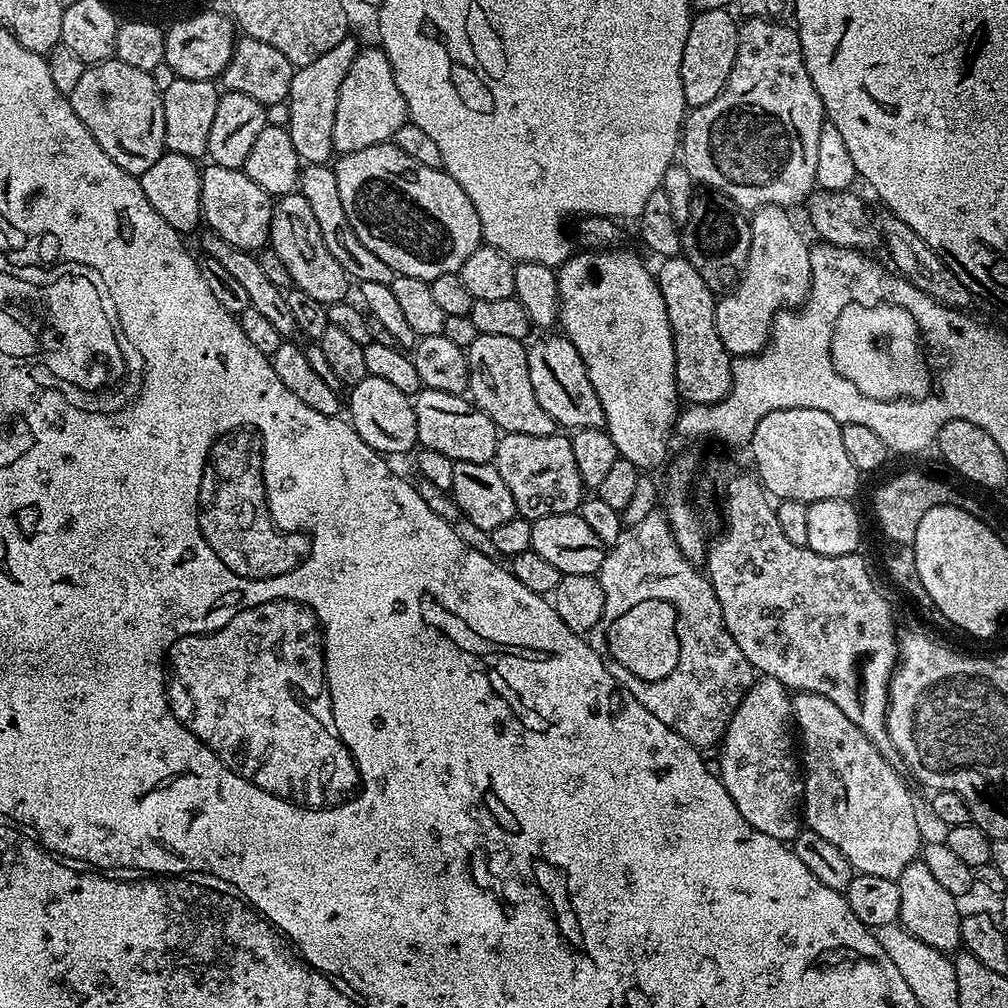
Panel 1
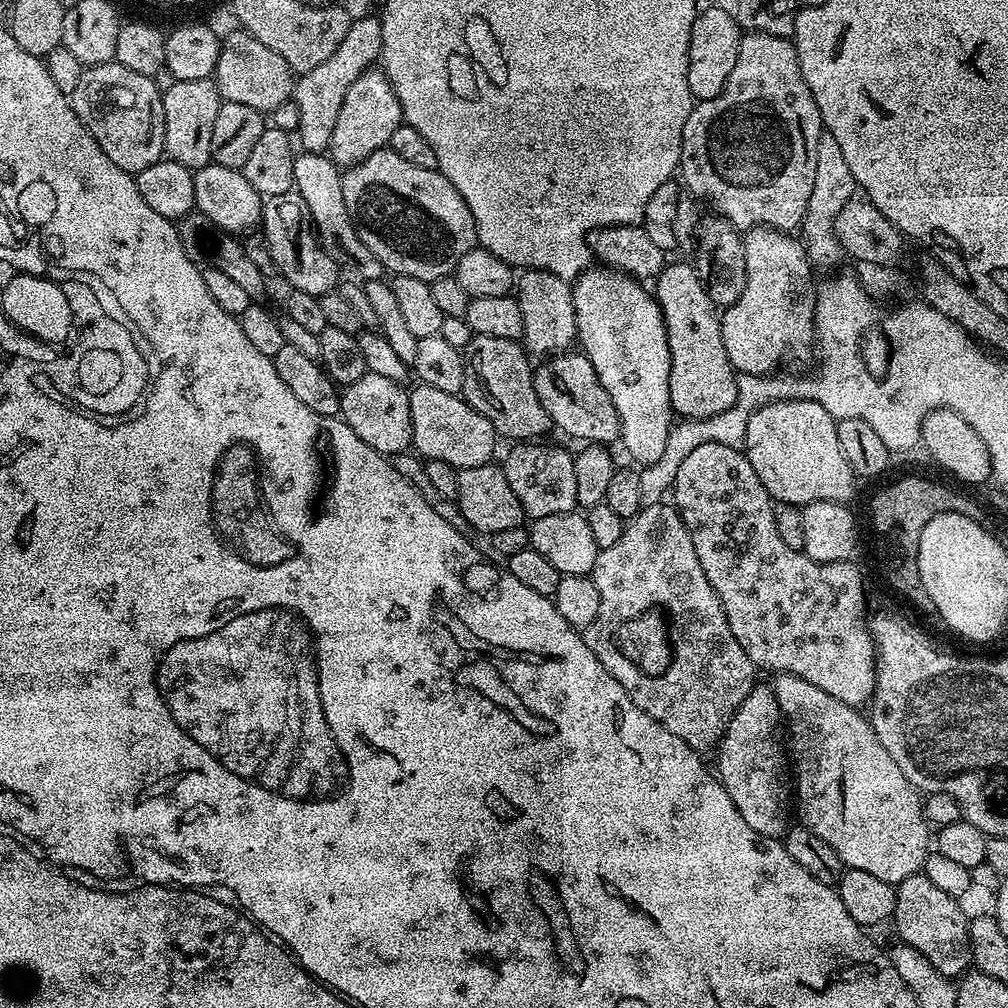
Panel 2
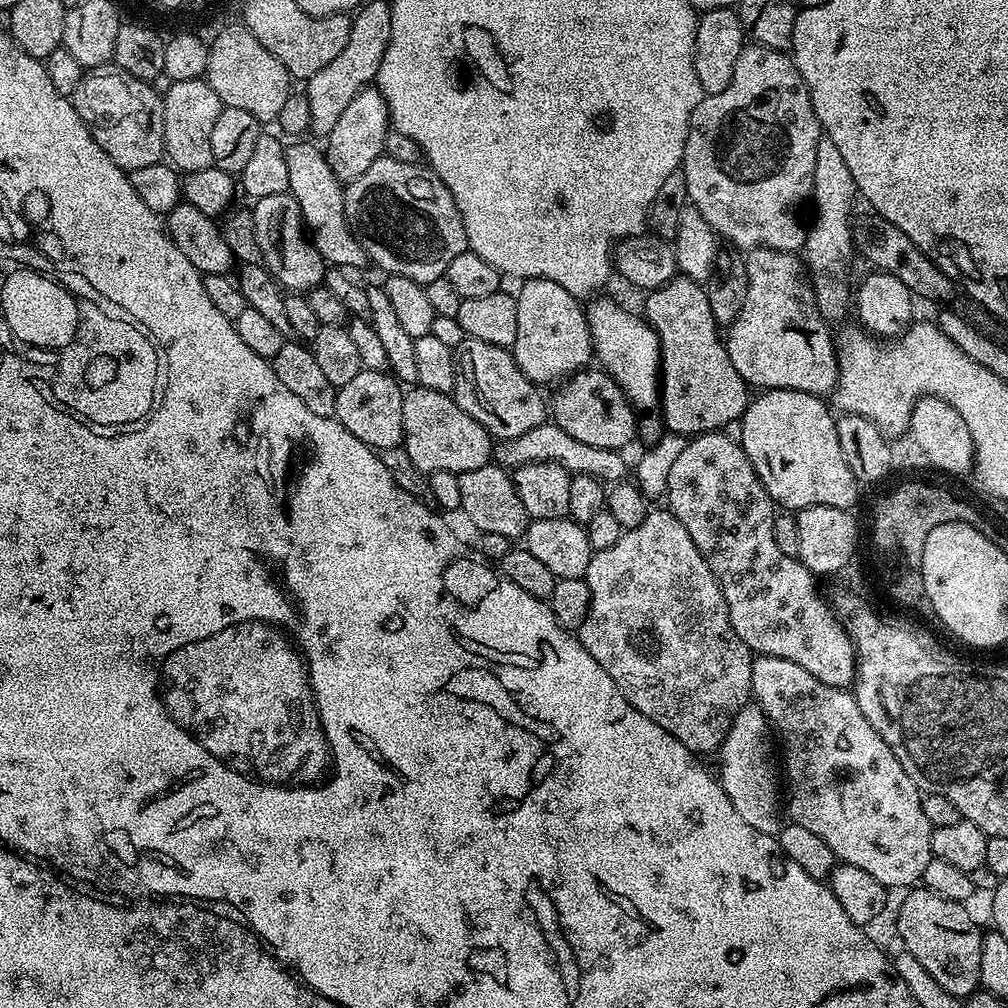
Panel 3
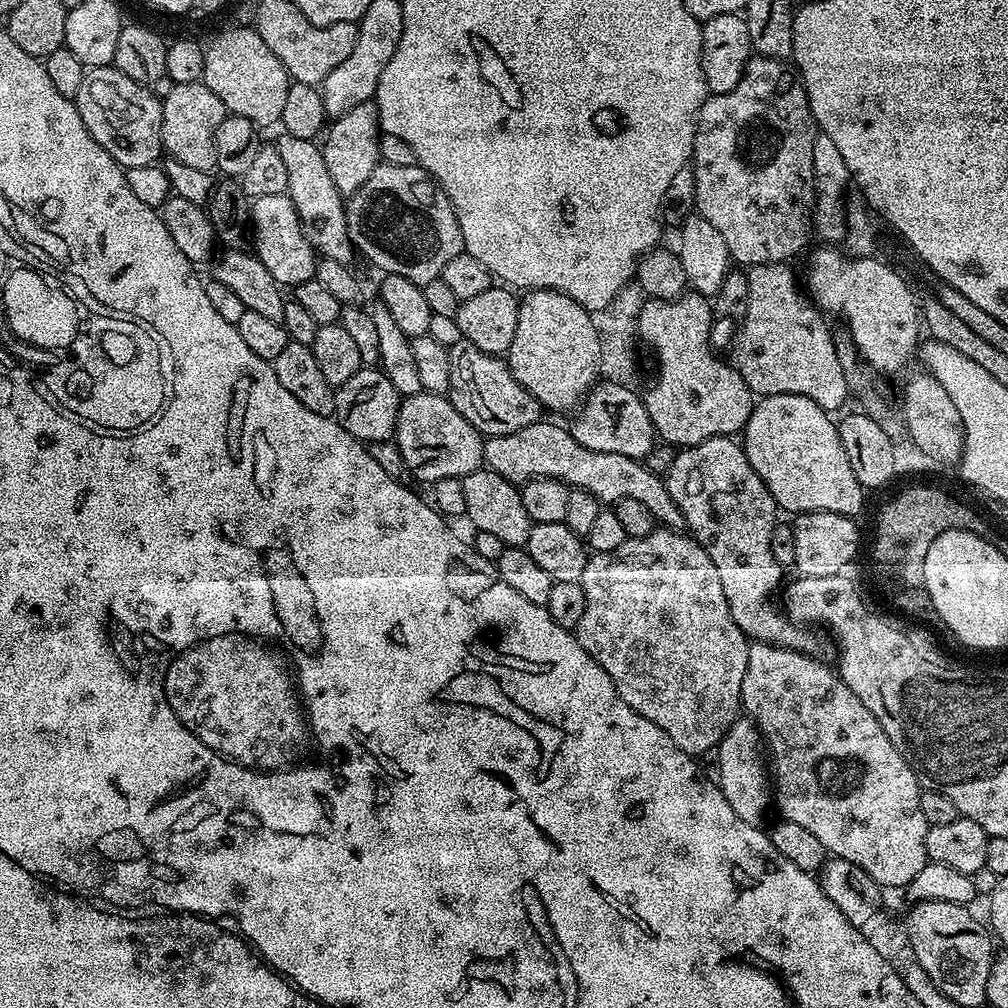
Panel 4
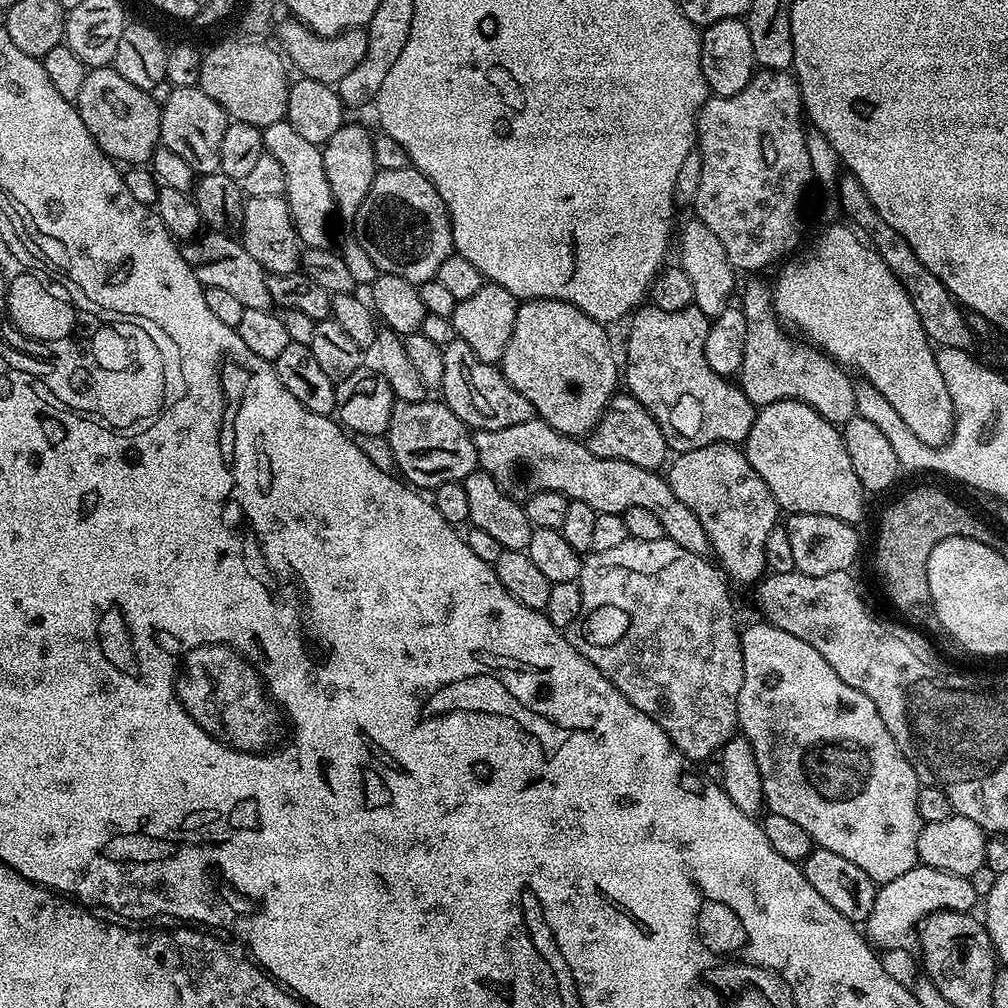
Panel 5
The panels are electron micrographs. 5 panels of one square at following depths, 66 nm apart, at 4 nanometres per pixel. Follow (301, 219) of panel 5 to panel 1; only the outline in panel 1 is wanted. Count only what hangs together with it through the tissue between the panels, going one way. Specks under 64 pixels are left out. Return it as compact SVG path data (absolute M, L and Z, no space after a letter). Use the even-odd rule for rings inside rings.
M328 164L307 165L300 173L298 191L304 195L307 204L310 205L310 211L313 212L314 219L318 222L318 230L322 234L322 242L326 246L326 250L330 250L330 254L334 254L338 266L342 266L342 270L349 278L360 284L366 282L392 283L394 275L392 268L386 266L386 262L382 262L382 258L378 258L378 254L370 254L370 250L366 250L366 246L362 246L358 234L354 234L354 230L346 218L346 210L342 210L342 197L338 195L338 178Z

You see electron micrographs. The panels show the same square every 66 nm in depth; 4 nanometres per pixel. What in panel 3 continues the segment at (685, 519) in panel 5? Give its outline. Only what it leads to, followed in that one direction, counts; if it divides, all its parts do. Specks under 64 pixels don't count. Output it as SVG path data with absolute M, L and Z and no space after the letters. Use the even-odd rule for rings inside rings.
M555 422L534 426L534 430L526 430L526 434L518 434L518 438L503 441L495 449L494 456L501 465L512 470L519 468L521 464L549 460L561 464L569 474L593 476L595 480L601 482L620 482L625 479L624 460L620 457L623 455L619 451L586 446L586 442L578 442L578 438L570 438L570 434L566 434L566 430L559 428Z

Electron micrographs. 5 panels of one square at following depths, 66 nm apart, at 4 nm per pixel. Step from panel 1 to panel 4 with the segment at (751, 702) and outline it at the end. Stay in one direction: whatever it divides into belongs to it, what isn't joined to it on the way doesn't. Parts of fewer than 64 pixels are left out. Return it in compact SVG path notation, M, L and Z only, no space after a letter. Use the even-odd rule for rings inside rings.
M737 718L730 726L728 733L720 739L720 777L718 783L726 802L742 818L742 822L750 822L757 826L763 825L768 816L768 808L773 807L774 792L770 787L770 772L766 767L766 752L762 747L760 730L755 720Z

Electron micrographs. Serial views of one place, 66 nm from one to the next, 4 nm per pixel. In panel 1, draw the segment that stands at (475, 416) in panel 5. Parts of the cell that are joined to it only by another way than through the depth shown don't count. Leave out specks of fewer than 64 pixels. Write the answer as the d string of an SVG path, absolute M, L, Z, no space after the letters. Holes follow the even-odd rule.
M478 334L466 349L468 353L467 395L477 408L493 420L501 433L557 435L558 425L538 402L534 386L530 386L528 349L525 341L499 334Z

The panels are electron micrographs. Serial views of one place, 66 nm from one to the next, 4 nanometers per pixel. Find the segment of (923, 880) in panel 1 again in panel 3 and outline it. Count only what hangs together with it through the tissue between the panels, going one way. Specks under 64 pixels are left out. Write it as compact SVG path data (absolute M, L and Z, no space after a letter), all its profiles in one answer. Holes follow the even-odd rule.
M923 886L913 887L903 893L904 901L896 912L896 932L904 943L903 951L918 958L930 978L946 990L967 998L977 991L982 966L982 928L972 921L965 905L959 900L951 900L942 894L932 892Z

